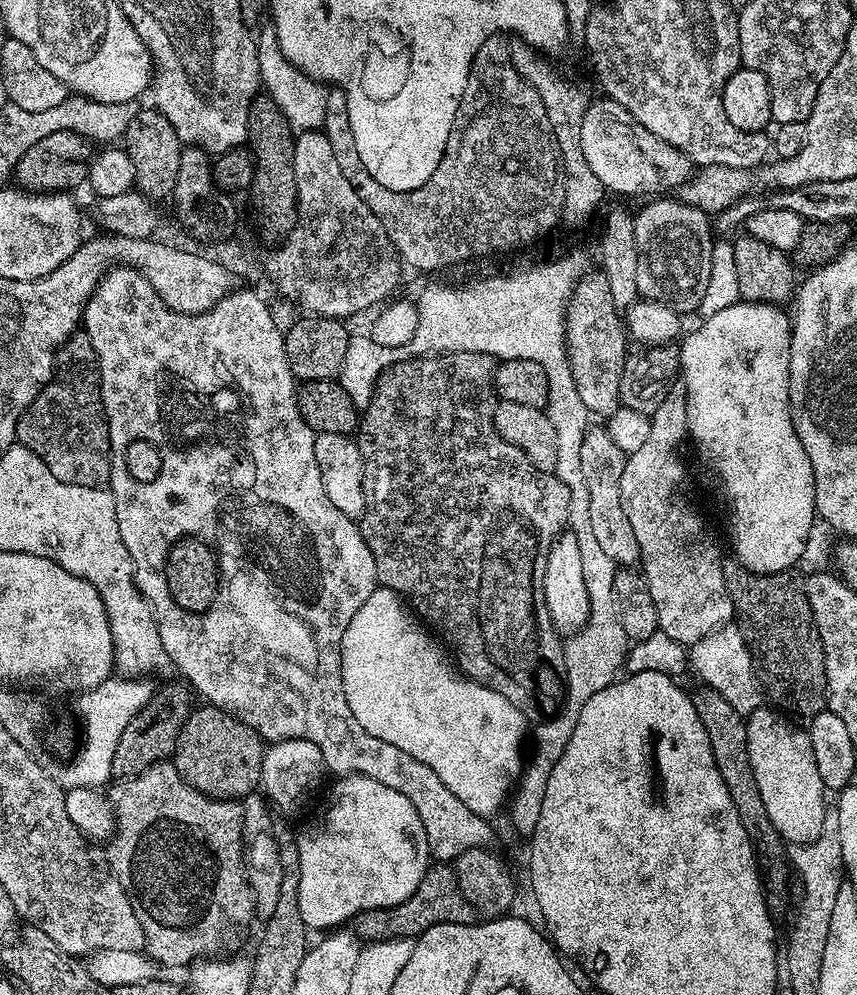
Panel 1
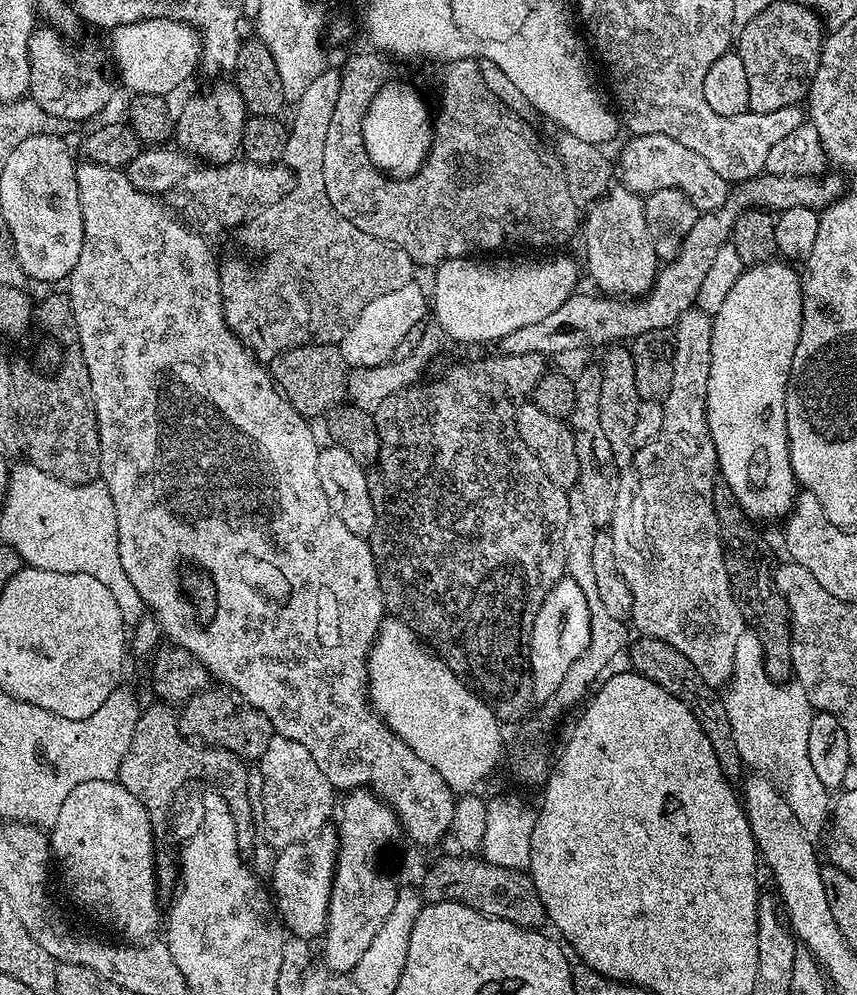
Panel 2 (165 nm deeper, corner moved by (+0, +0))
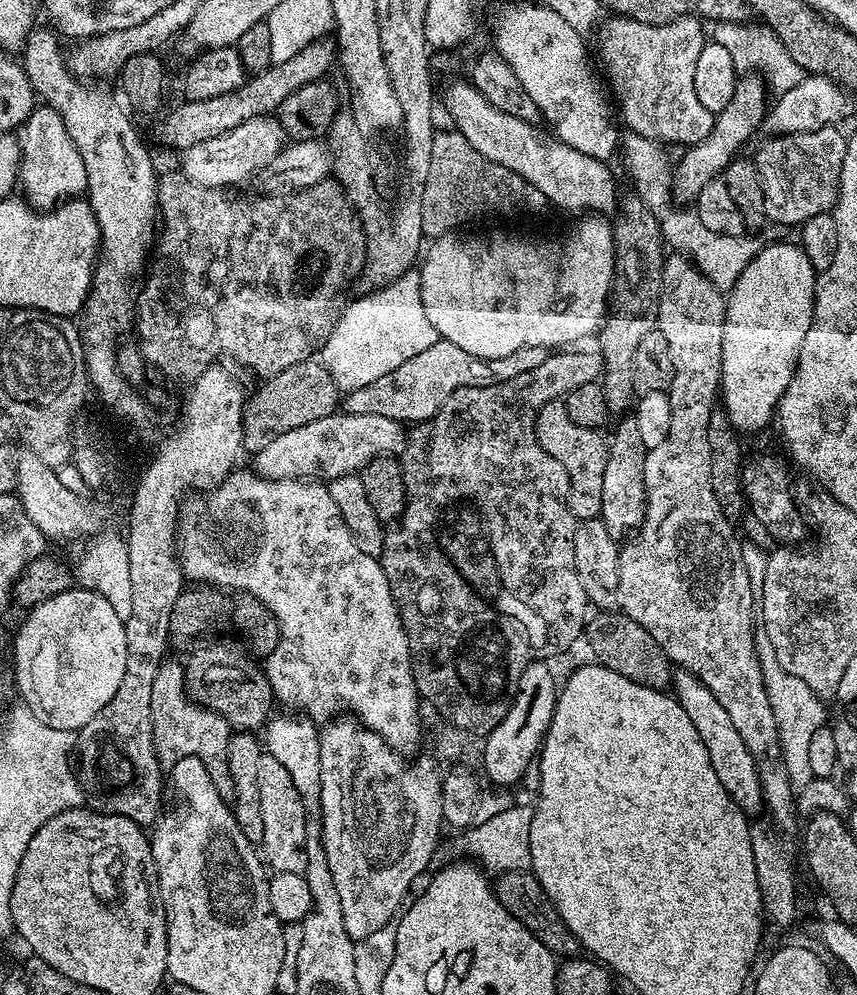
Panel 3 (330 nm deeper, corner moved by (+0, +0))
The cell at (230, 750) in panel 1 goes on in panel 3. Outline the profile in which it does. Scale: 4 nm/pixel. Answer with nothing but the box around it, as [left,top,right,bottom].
[184,644,274,732]

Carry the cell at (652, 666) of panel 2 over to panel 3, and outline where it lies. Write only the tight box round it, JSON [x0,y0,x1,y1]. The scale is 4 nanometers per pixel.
[586,610,674,691]

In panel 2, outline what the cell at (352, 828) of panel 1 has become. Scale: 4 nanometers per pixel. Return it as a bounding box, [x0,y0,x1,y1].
[270,830,338,940]

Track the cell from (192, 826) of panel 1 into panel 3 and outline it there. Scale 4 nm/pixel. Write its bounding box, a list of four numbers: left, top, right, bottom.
[150,659,234,798]

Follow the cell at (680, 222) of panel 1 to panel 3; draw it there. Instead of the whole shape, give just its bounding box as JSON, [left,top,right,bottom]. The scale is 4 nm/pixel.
[672,75,766,205]

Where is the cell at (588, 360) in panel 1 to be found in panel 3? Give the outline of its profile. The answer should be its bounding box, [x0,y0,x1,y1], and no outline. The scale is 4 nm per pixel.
[600,418,648,542]

